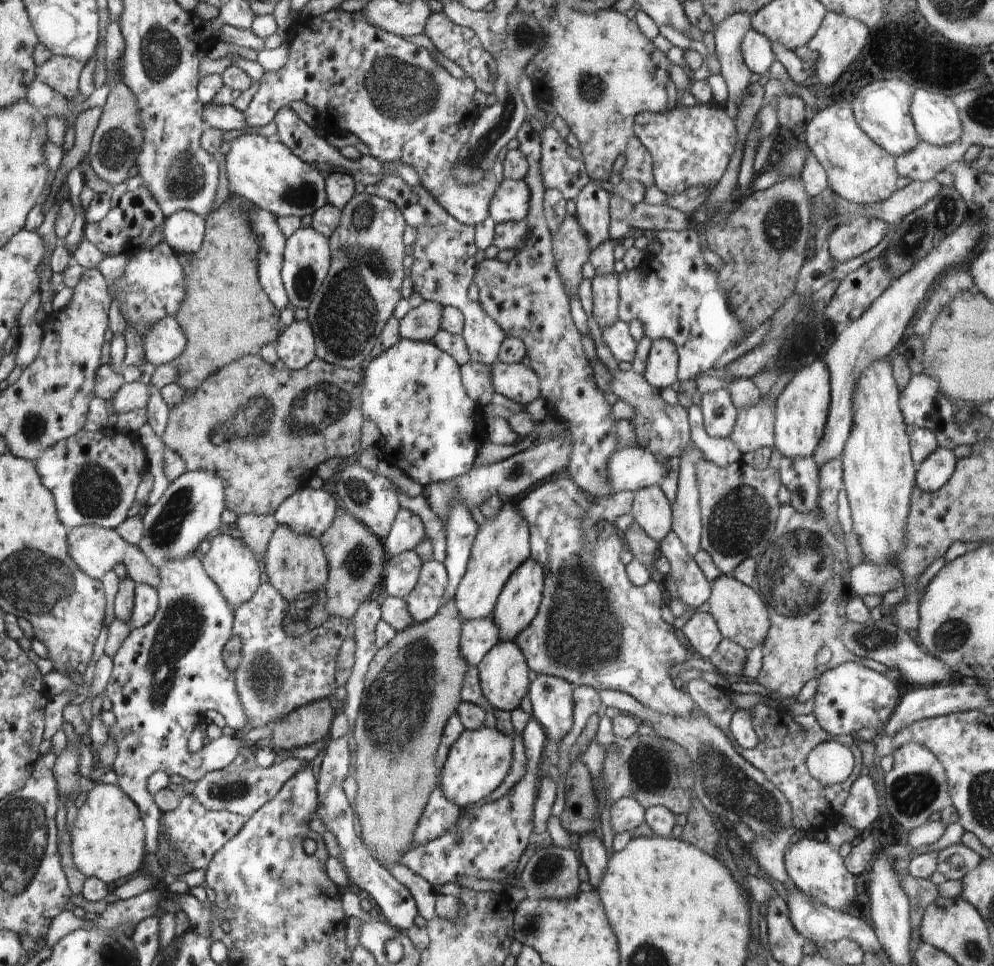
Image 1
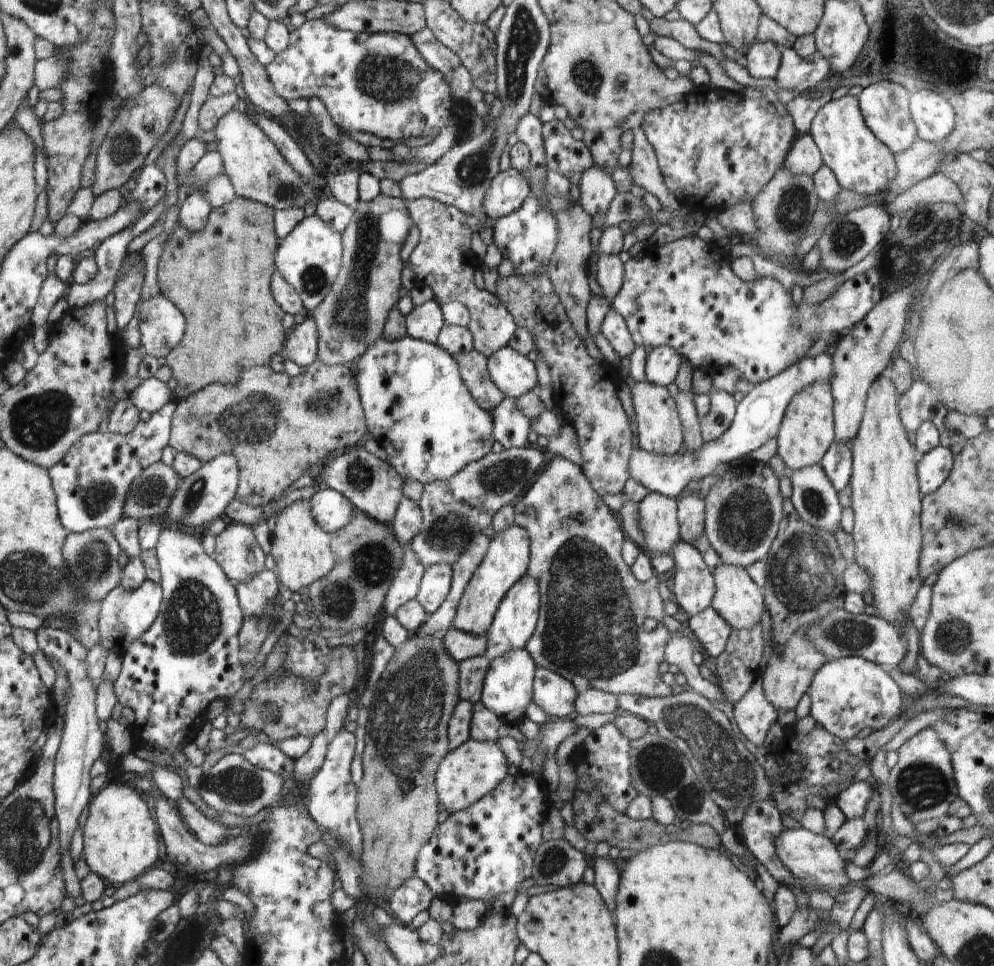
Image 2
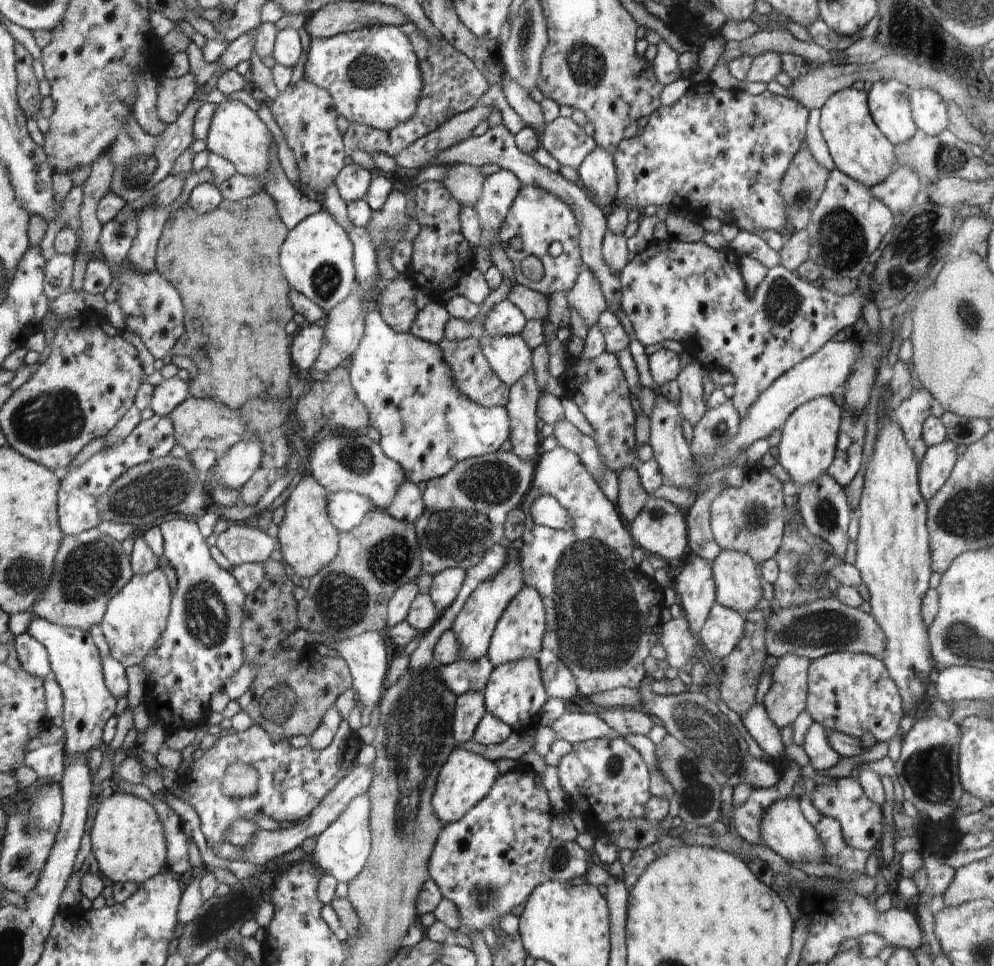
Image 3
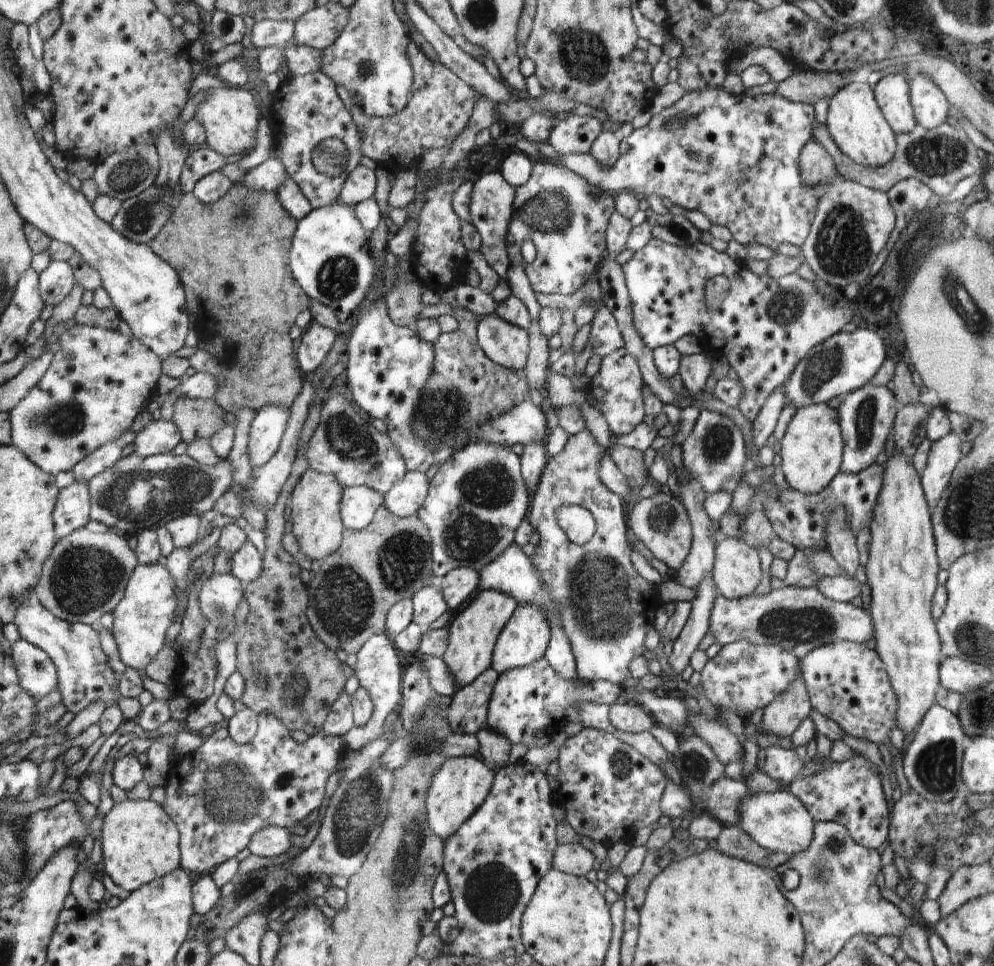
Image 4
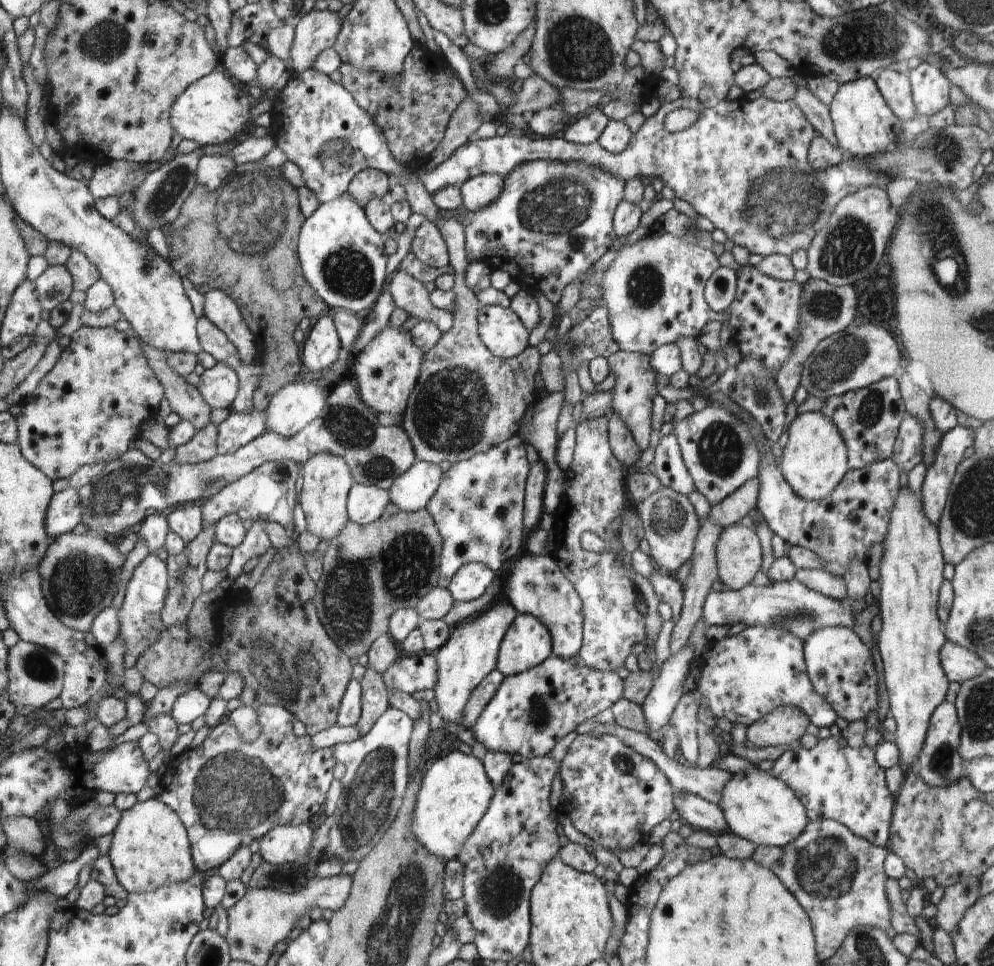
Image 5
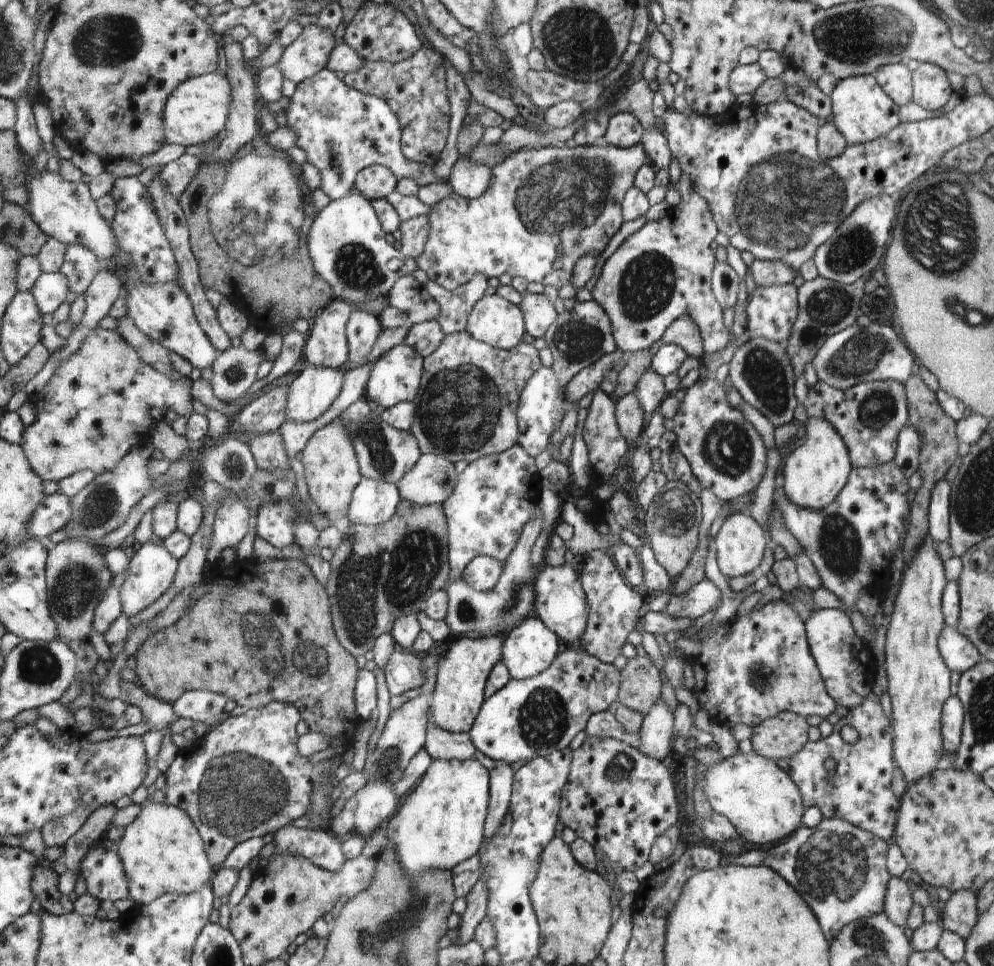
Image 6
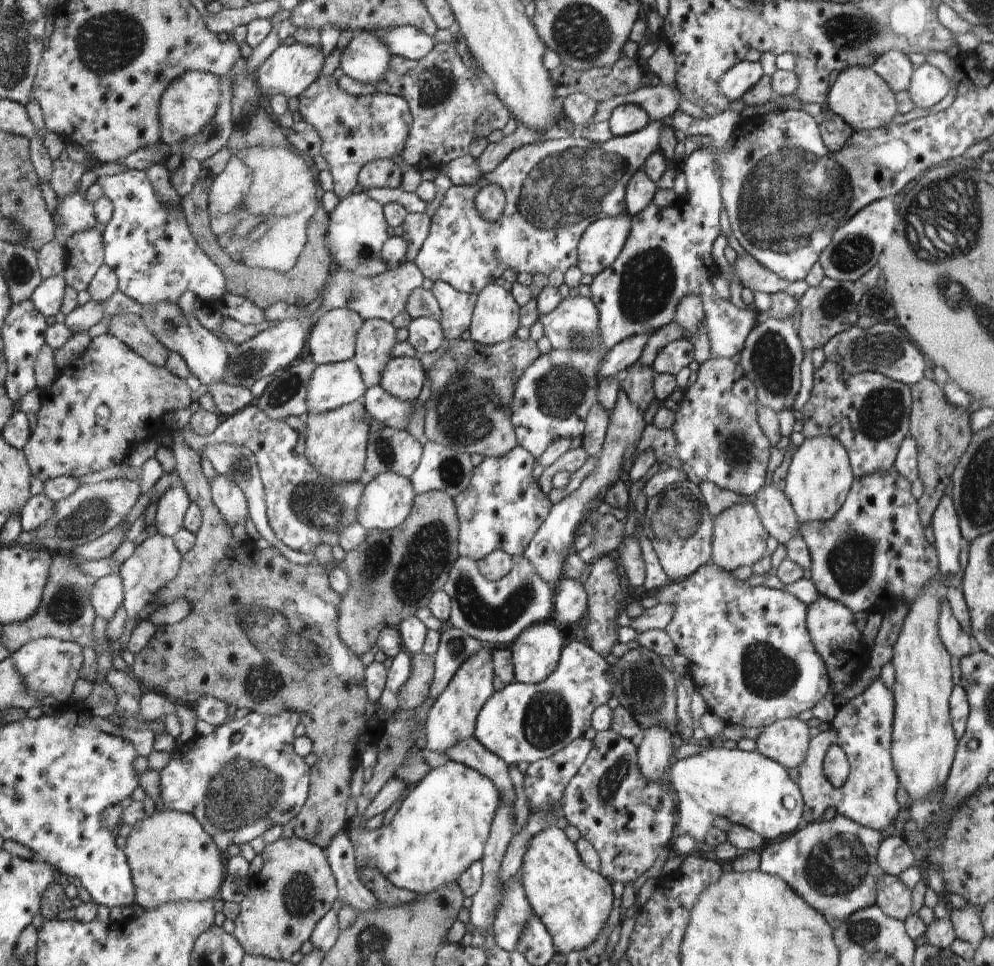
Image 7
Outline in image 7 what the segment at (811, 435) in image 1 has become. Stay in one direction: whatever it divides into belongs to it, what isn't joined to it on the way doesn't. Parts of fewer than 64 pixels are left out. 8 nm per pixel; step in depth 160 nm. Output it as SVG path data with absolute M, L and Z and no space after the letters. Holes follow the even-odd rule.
M821 435L805 439L796 449L786 476L786 490L783 492L800 525L811 521L825 522L842 508L855 478L849 452L835 437Z

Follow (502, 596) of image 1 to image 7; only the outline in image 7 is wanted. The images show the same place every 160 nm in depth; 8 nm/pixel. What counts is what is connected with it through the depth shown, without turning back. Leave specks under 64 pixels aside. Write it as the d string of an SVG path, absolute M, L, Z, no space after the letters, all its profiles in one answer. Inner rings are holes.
M548 620L525 628L509 646L515 680L524 684L542 682L557 670L564 638Z

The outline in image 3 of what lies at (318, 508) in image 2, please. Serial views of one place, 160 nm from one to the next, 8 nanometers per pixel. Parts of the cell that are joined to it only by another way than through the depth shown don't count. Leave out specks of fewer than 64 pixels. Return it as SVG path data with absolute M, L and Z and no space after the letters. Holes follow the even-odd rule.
M350 491L328 492L329 518L340 532L356 529L372 508L372 502L364 495Z

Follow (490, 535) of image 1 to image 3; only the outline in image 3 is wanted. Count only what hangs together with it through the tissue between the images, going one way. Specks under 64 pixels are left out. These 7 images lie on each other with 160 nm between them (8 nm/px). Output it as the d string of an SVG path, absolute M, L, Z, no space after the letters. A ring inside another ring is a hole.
M522 538L511 541L506 549L508 556L506 563L501 568L501 572L491 579L481 582L476 590L471 592L468 600L461 606L456 620L453 622L452 629L460 639L461 656L460 659L467 661L478 661L488 655L491 638L496 630L498 619L518 591L524 588L524 575L521 567L521 548L523 547Z

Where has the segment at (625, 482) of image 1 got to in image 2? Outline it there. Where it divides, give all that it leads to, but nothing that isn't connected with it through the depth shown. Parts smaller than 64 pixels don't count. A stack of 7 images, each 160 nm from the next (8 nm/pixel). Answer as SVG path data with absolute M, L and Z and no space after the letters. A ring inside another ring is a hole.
M828 353L820 354L815 358L803 357L797 364L790 365L776 376L756 384L746 396L737 404L736 416L726 433L716 441L705 442L696 453L695 451L674 455L659 455L651 453L641 447L632 450L629 462L630 478L640 483L649 492L660 493L676 499L682 489L688 486L690 481L702 480L706 475L721 472L727 468L731 460L744 458L768 442L770 438L777 438L780 432L781 422L784 420L789 402L802 389L818 381L828 381L834 373L834 362Z

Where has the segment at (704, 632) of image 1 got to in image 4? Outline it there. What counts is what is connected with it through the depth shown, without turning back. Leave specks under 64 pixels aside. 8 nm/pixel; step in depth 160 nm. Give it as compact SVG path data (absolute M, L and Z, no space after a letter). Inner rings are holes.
M788 587L772 589L764 596L727 599L718 594L709 620L714 642L722 646L740 639L758 645L778 645L793 651L800 661L811 650L838 641L854 641L867 645L875 628L872 619L862 607L828 598L814 587Z

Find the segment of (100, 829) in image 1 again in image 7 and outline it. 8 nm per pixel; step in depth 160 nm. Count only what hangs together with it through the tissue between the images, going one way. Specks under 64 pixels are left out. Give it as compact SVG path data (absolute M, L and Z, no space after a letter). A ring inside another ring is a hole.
M166 806L155 810L151 816L136 822L123 851L132 868L138 905L147 910L158 909L170 902L212 900L225 880L220 851L192 813Z

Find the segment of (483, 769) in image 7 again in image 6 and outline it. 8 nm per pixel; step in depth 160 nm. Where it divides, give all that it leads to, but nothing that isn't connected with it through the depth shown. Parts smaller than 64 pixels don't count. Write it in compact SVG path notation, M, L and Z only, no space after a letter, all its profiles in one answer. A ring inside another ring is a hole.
M427 712L425 749L432 759L474 759L475 746L469 733L453 733L433 725L431 712Z

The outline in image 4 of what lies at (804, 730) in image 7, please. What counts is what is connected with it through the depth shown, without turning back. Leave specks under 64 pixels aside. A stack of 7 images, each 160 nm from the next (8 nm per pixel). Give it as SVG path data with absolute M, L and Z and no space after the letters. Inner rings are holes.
M800 672L796 682L786 692L782 692L770 705L765 706L758 728L762 728L765 734L770 732L786 738L798 730L812 710L812 700Z

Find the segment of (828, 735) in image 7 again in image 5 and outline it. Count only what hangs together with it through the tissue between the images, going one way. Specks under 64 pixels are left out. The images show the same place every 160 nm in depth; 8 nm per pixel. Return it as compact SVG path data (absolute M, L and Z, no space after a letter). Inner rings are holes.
M866 719L849 722L846 730L841 732L840 737L819 738L816 746L809 750L800 745L794 750L783 752L780 758L774 761L774 765L768 771L768 774L785 782L794 790L798 798L804 803L806 810L809 811L811 821L820 819L835 820L849 827L855 835L869 840L877 847L886 848L890 840L889 828L892 822L895 797L888 790L885 770L880 768L876 762L875 748L864 744L864 734L867 730ZM842 737L847 739L844 748L840 748L838 743Z

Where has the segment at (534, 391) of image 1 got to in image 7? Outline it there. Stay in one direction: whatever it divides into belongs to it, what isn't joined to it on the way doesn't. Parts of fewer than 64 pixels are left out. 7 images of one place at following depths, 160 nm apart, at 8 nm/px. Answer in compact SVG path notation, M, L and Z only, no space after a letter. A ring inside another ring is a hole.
M498 281L486 285L477 297L469 338L483 345L511 339L520 326L520 308L514 302L513 294L500 288Z

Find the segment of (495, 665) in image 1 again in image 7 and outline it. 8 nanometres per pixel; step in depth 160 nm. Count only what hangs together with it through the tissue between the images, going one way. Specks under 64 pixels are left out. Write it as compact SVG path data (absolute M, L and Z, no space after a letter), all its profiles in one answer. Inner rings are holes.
M572 641L561 653L557 670L536 684L514 680L486 701L474 736L507 765L548 758L590 728L590 714L612 698L614 678L606 660L585 641Z

